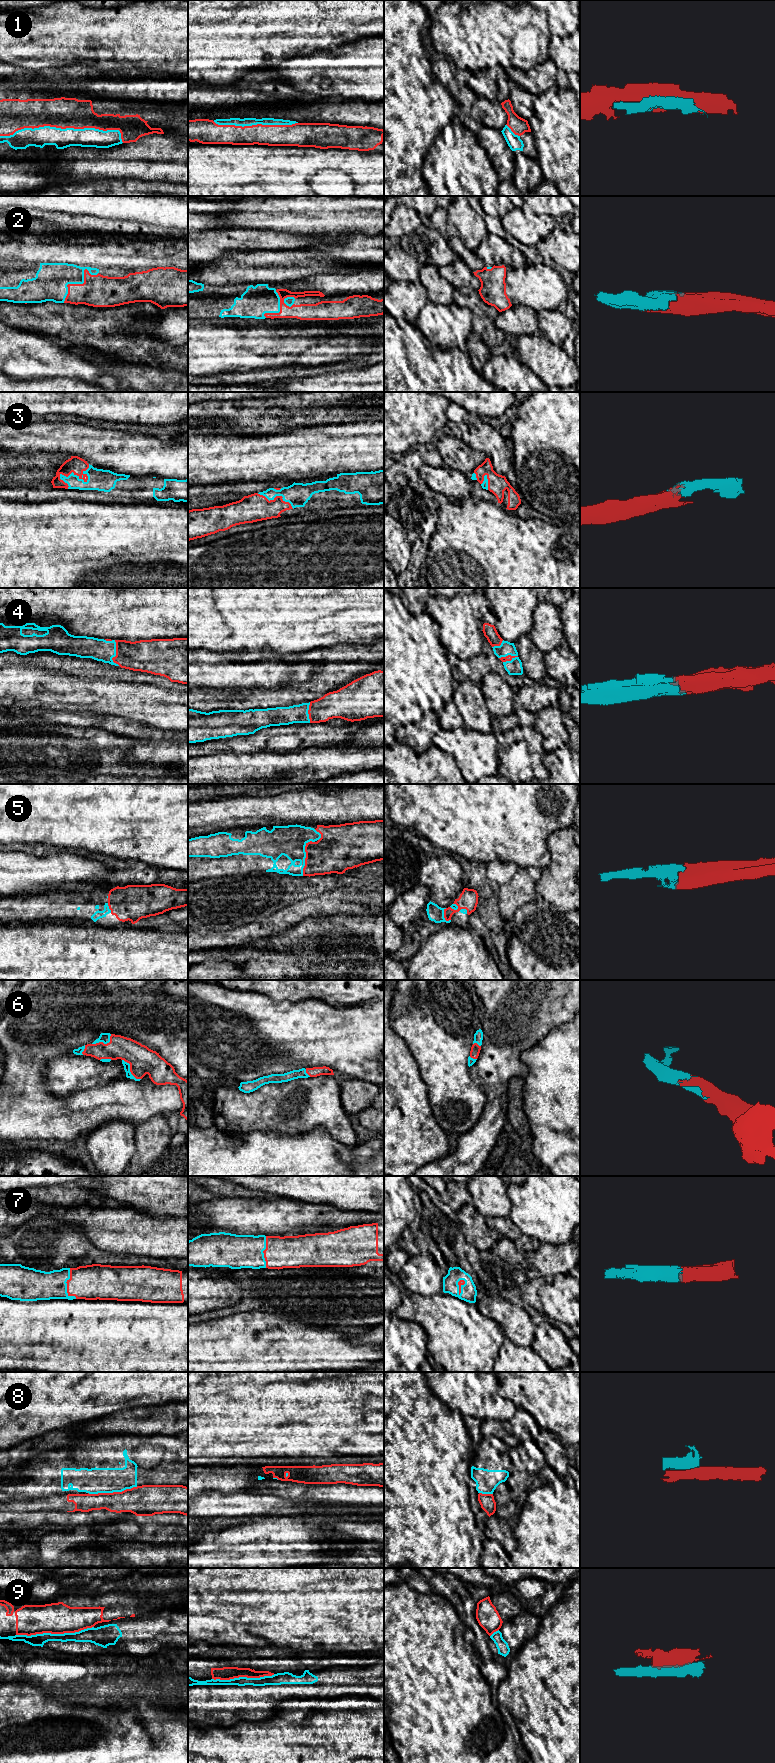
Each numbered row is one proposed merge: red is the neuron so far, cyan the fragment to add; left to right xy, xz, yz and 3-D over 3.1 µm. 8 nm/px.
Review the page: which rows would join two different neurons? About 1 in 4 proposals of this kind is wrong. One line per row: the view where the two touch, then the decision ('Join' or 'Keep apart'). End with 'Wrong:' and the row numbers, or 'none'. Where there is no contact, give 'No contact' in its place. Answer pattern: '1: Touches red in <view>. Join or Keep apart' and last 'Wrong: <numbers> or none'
1: Touches red in xy. Join
2: Touches red in xy. Join
3: Touches red in xy. Join
4: Touches red in yz. Join
5: Touches red in xz. Join
6: Touches red in xy. Join
7: Touches red in xy. Join
8: Touches red in xy. Keep apart
9: Touches red in xy. Keep apart
Wrong: 8, 9

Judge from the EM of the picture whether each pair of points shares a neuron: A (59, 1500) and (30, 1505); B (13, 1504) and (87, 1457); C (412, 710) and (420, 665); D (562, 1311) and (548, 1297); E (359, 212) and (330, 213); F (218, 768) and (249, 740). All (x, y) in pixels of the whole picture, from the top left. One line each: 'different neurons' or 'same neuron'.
A: same neuron
B: different neurons
C: same neuron
D: same neuron
E: same neuron
F: different neurons

